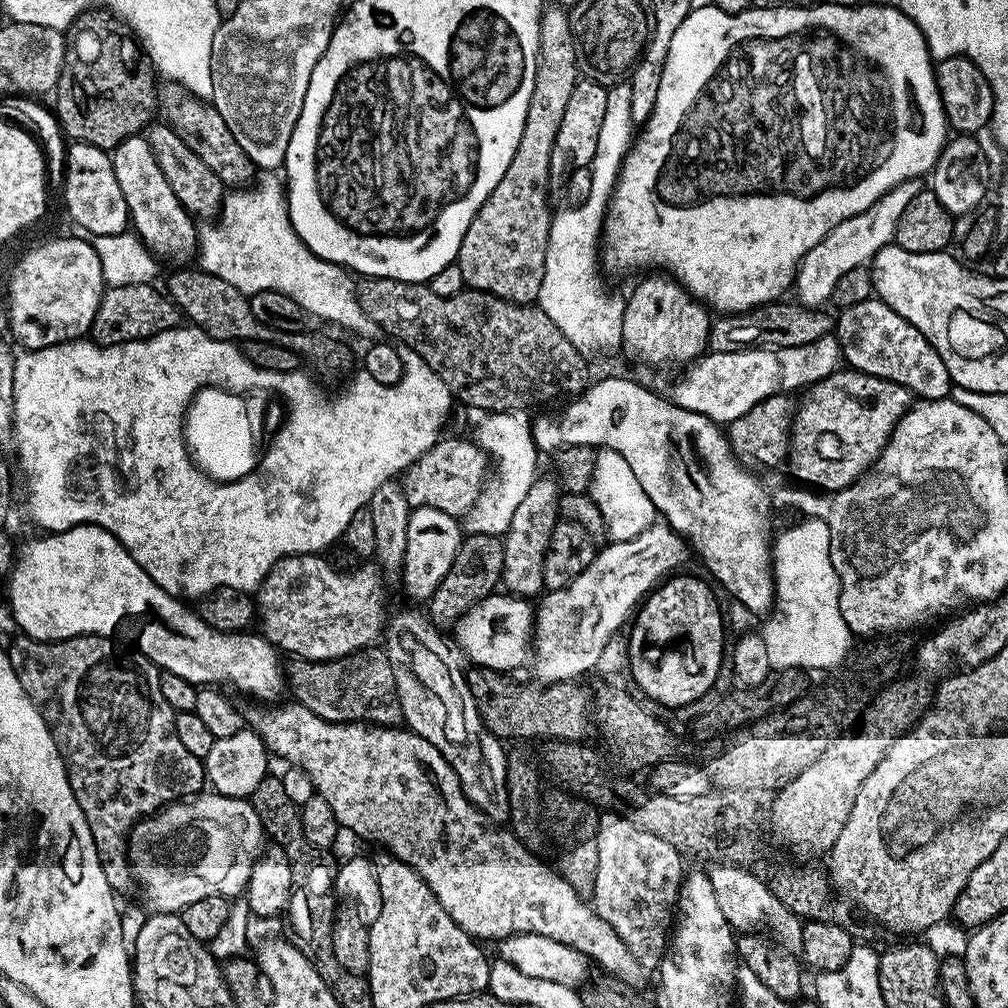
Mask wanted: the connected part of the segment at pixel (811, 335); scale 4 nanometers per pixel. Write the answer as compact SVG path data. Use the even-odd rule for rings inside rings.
M773 302L750 312L720 314L713 319L708 332L708 348L714 352L739 352L741 348L771 346L774 348L793 348L818 342L818 338L833 335L834 320L826 311L807 308L799 302L784 304Z

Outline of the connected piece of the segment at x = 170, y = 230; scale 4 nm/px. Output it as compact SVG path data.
M143 135L126 138L110 155L114 178L118 178L122 198L126 198L135 235L157 257L192 256L197 251L197 225L192 225L193 217L180 205L174 190L170 190L170 182L166 182L147 139Z

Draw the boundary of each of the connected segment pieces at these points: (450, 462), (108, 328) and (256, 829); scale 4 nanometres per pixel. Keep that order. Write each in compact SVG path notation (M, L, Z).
M441 438L403 473L402 485L412 508L433 508L457 518L464 518L479 503L480 497L486 491L484 479L488 476L490 457L479 443L469 440Z
M152 284L105 287L104 296L98 306L98 314L94 314L91 339L101 346L125 344L145 340L155 332L177 327L182 320L181 313L163 291L155 292L154 289Z
M204 790L137 820L128 833L126 851L135 883L144 891L151 911L179 914L198 898L225 890L243 893L265 844L263 824L251 802Z

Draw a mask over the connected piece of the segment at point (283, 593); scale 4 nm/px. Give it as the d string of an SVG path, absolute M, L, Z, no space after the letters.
M309 554L306 556L287 556L285 560L279 560L275 566L268 572L268 577L260 583L258 591L255 593L254 599L258 605L258 628L264 639L270 641L278 650L291 654L293 657L301 660L337 660L340 656L345 656L351 652L357 652L363 648L373 647L381 639L382 633L385 631L386 613L384 614L384 594L386 587L381 576L381 571L375 563L368 562L365 568L356 568L349 576L339 576L330 565L324 561L325 557L320 554Z

